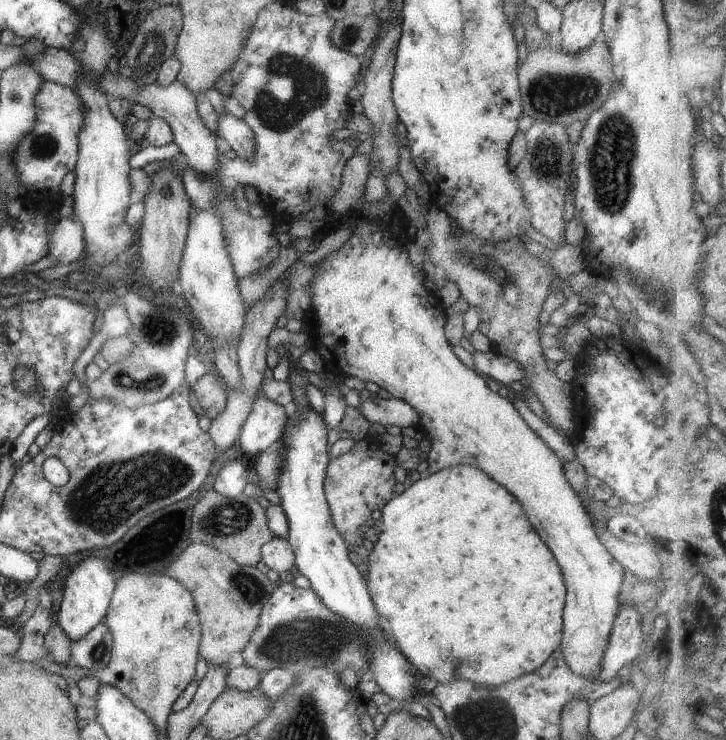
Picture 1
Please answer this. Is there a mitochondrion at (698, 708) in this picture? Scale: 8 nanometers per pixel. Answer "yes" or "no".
no

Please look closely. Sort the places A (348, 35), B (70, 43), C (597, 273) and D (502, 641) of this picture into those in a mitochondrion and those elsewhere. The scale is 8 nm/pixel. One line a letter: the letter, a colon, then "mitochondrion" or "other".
A: mitochondrion
B: other
C: other
D: other

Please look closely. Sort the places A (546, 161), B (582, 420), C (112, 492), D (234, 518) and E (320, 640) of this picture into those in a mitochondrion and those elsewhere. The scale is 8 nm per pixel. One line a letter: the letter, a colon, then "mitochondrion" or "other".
A: mitochondrion
B: other
C: mitochondrion
D: mitochondrion
E: mitochondrion

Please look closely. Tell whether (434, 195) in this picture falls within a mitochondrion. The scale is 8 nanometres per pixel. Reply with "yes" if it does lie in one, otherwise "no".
no

